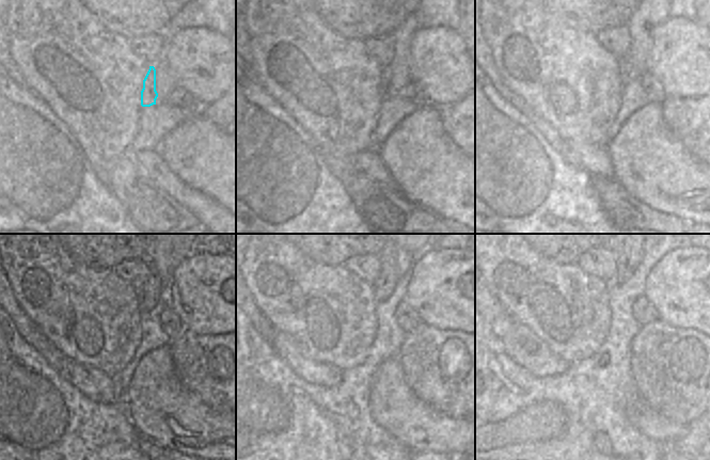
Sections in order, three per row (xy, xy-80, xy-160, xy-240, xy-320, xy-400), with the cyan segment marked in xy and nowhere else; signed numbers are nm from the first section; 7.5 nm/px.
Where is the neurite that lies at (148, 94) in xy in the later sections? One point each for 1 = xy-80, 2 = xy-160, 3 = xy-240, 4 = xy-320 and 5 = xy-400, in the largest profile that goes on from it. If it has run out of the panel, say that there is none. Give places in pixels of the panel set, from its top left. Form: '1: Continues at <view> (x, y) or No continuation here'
1: Continues at xy-80 (387, 91)
2: Continues at xy-160 (628, 70)
3: Continues at xy-240 (148, 295)
4: Continues at xy-320 (394, 262)
5: Continues at xy-400 (629, 257)

